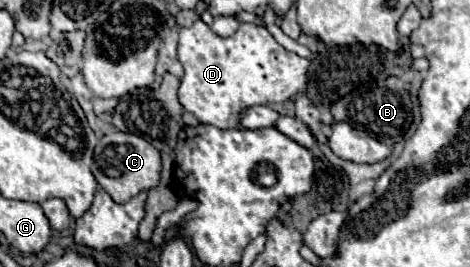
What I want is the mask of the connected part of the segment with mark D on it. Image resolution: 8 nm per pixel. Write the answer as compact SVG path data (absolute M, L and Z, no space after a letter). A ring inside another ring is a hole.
M199 19L191 27L179 29L177 59L183 65L179 103L183 105L185 111L193 113L199 119L199 123L209 123L219 129L237 127L239 113L245 107L279 103L279 101L287 101L289 97L297 95L307 83L307 69L309 69L309 59L283 49L265 27L255 25L255 23L241 23L235 35L219 37L217 33L211 31L209 25L205 25Z

